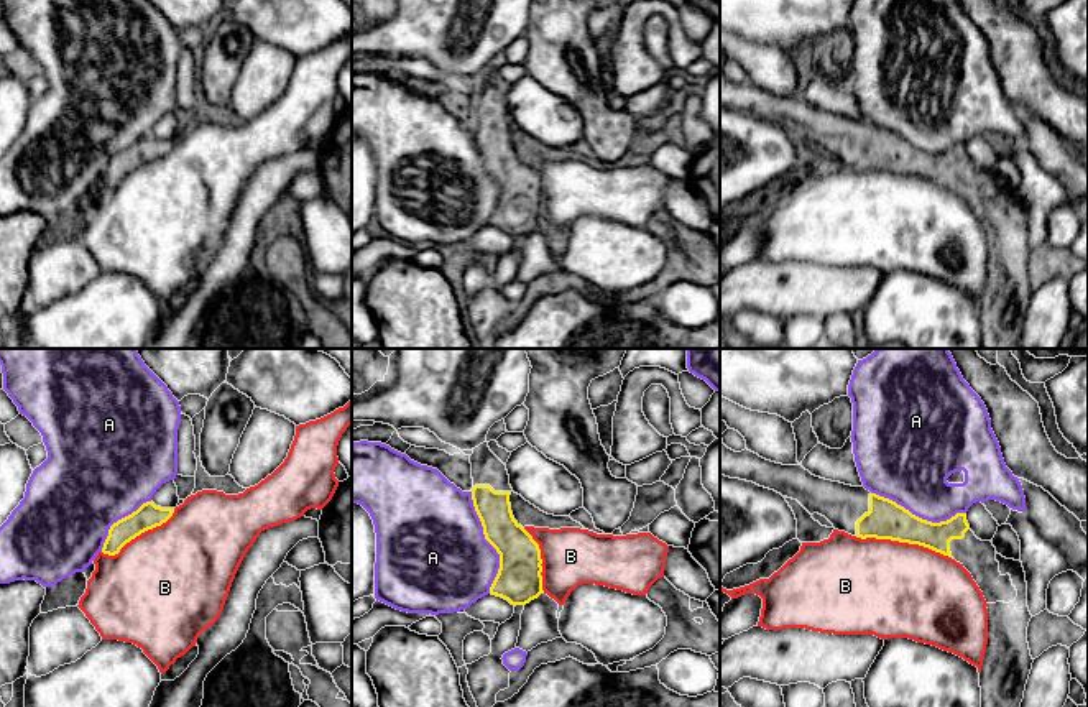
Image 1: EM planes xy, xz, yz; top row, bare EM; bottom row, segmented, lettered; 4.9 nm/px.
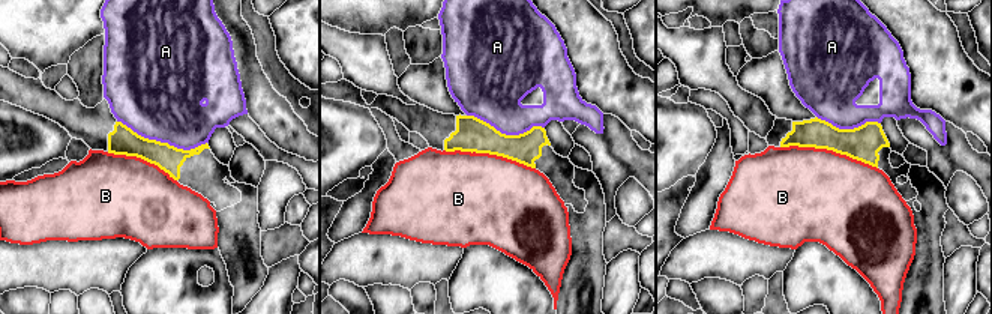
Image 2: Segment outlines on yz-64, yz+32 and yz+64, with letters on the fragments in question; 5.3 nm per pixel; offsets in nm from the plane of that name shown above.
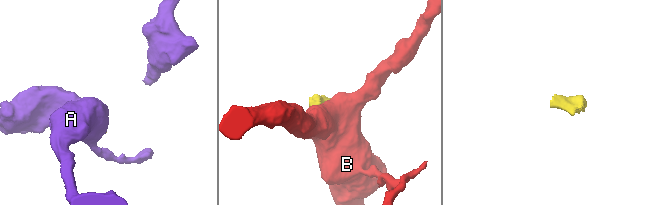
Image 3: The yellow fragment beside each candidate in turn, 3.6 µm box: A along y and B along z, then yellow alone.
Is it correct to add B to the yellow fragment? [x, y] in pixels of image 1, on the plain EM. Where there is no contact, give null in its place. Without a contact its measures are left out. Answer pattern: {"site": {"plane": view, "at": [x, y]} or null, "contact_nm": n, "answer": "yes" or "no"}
{"site": {"plane": "yz", "at": [904, 173]}, "contact_nm": 500, "answer": "no"}

